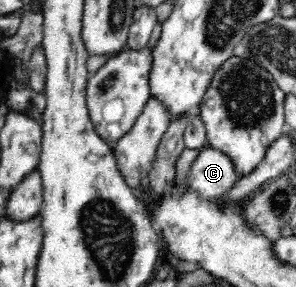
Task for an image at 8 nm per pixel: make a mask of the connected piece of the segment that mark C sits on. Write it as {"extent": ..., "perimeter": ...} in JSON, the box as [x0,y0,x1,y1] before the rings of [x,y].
{"extent":[189,146,241,197],"perimeter":[[[206,146],[191,166],[189,184],[203,197],[223,197],[241,180],[235,161],[227,154]]]}

